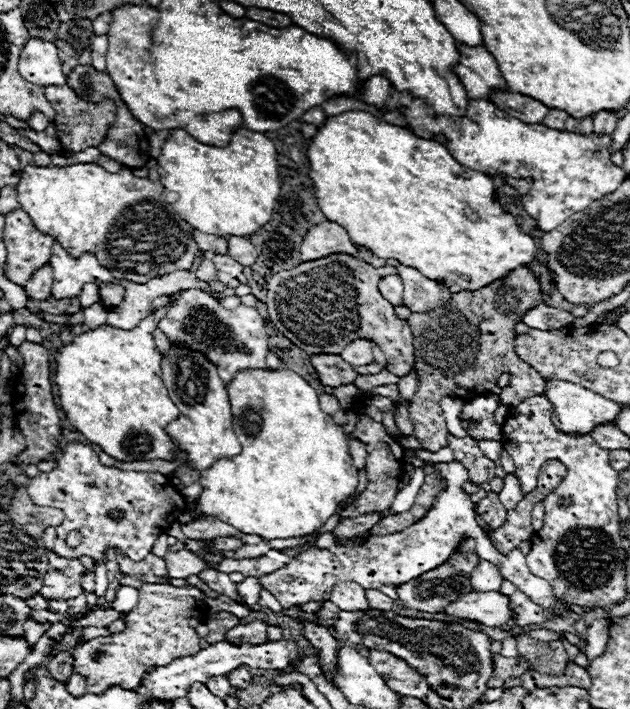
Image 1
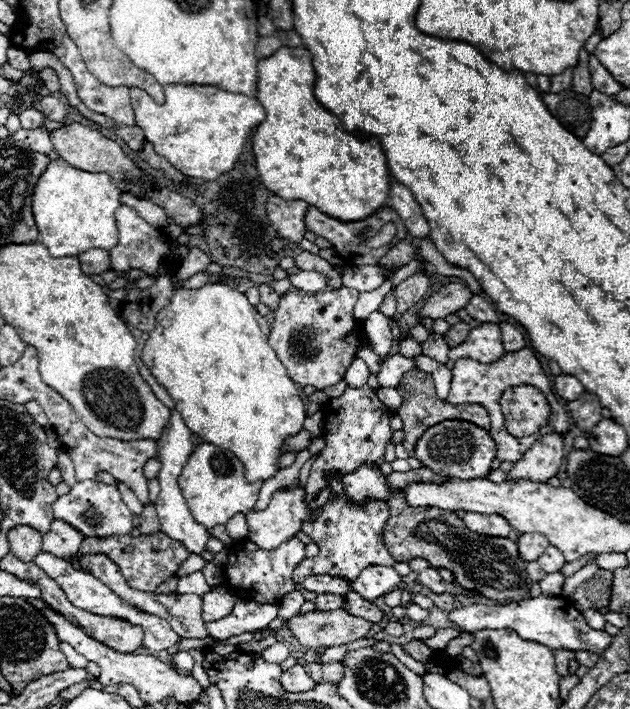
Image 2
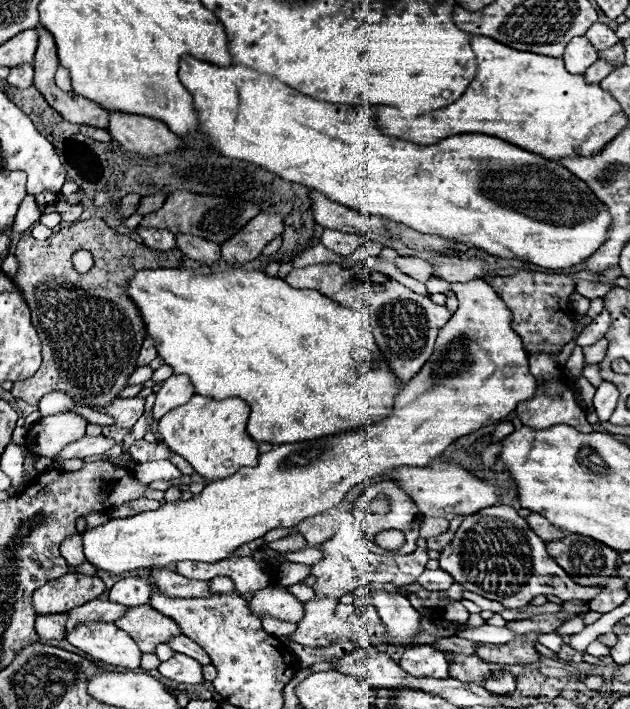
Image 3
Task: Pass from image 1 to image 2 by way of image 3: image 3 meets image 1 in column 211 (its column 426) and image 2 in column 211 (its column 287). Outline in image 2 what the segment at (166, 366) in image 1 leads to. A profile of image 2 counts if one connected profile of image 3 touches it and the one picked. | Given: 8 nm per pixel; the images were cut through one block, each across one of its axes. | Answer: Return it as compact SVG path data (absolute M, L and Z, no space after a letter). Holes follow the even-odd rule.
M200 444L194 448L178 480L178 486L194 520L204 528L226 524L234 514L248 514L258 502L262 484L264 482L260 480L248 484L244 478L244 464L230 450L212 444Z

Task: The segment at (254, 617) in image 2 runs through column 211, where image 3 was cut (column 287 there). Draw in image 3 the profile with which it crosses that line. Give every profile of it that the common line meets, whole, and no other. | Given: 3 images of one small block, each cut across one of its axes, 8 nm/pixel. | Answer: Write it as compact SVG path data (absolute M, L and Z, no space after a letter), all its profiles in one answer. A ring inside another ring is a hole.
M264 618L264 620L262 620L262 626L264 626L264 630L266 630L268 634L272 634L272 636L290 636L290 632L292 632L292 628L294 628L294 624L290 624L290 622L270 620L270 618Z

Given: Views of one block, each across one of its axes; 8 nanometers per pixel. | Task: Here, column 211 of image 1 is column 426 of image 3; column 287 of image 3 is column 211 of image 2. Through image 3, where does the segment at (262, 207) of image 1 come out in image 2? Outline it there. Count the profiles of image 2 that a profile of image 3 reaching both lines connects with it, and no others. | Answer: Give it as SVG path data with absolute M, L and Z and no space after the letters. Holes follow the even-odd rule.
M168 84L164 86L164 94L166 94L166 102L156 104L144 90L134 86L130 88L130 102L134 108L136 126L142 128L146 140L154 146L156 154L164 156L174 168L178 168L184 176L190 176L190 178L216 180L216 176L232 170L234 164L238 162L238 156L246 144L248 134L252 132L254 126L258 126L266 118L264 108L258 104L256 98L234 94L210 84L192 84L192 86Z

